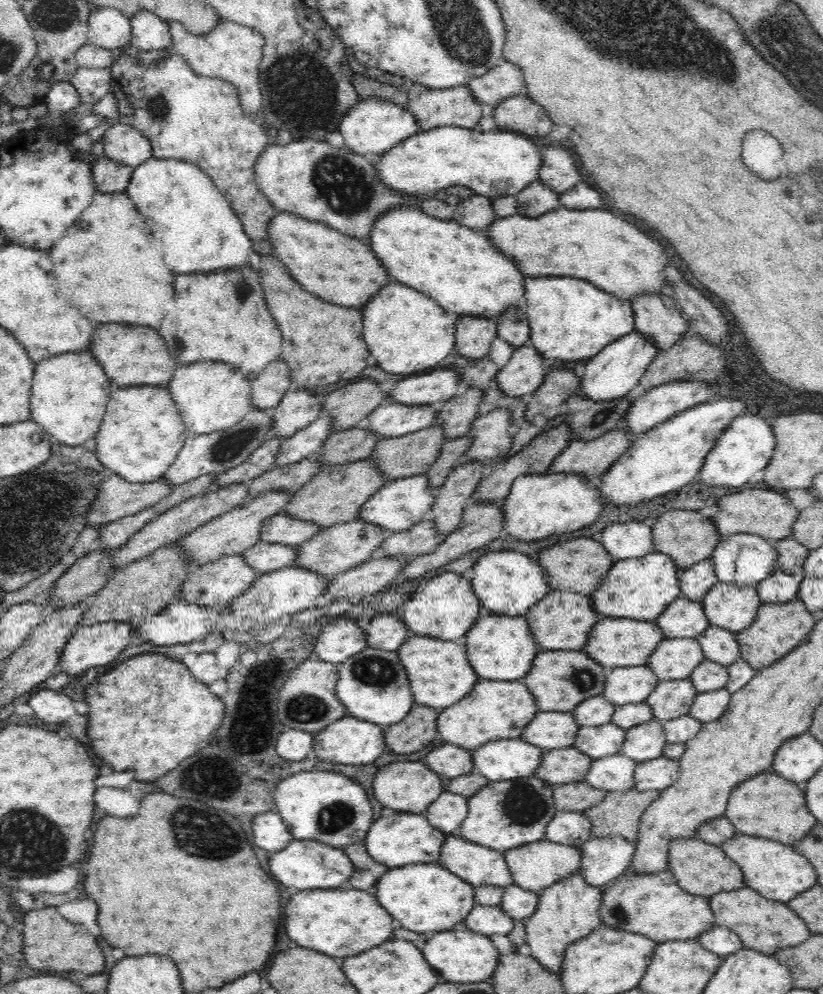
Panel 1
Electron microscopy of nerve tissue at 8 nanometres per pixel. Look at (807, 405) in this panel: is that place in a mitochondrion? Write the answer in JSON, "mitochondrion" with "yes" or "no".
{"mitochondrion":"no"}

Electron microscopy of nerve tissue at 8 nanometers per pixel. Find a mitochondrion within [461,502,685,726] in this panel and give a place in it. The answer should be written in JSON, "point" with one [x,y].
{"point":[582,678]}

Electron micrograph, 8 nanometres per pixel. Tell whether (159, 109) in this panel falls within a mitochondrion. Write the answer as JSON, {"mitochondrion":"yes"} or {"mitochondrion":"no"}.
{"mitochondrion":"yes"}

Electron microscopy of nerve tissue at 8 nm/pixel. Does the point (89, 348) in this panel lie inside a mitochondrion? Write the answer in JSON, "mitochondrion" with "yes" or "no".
{"mitochondrion":"no"}

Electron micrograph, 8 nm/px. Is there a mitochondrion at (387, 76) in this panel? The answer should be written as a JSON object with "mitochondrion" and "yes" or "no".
{"mitochondrion":"no"}

